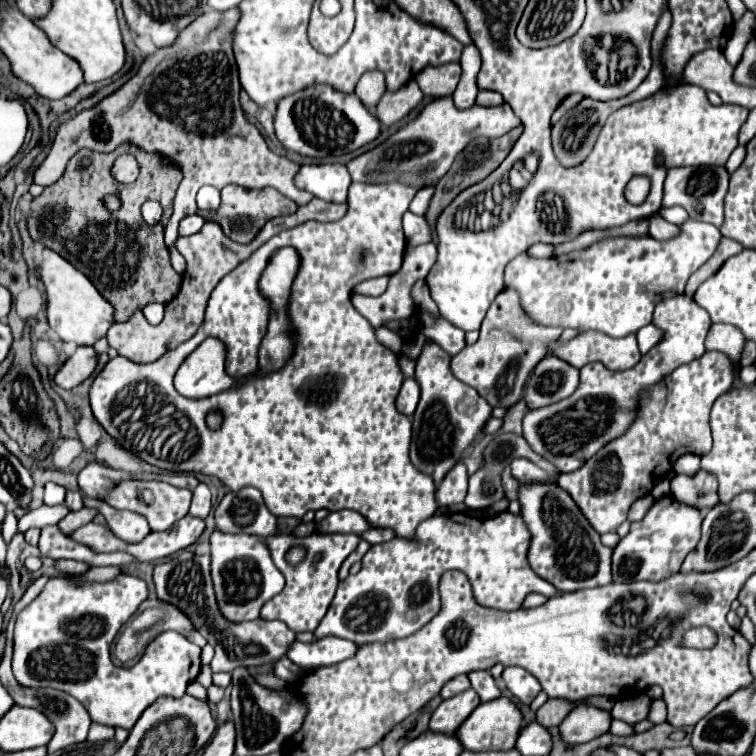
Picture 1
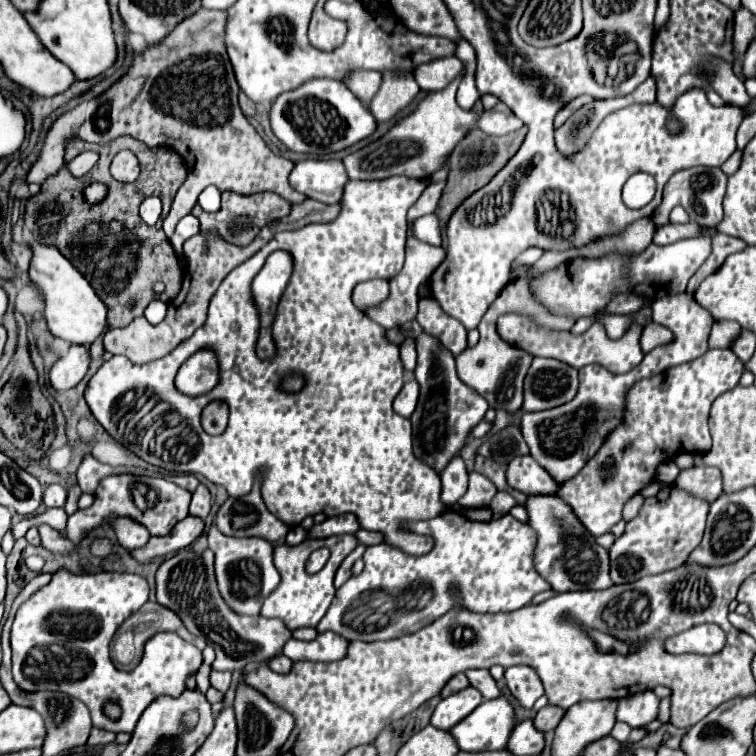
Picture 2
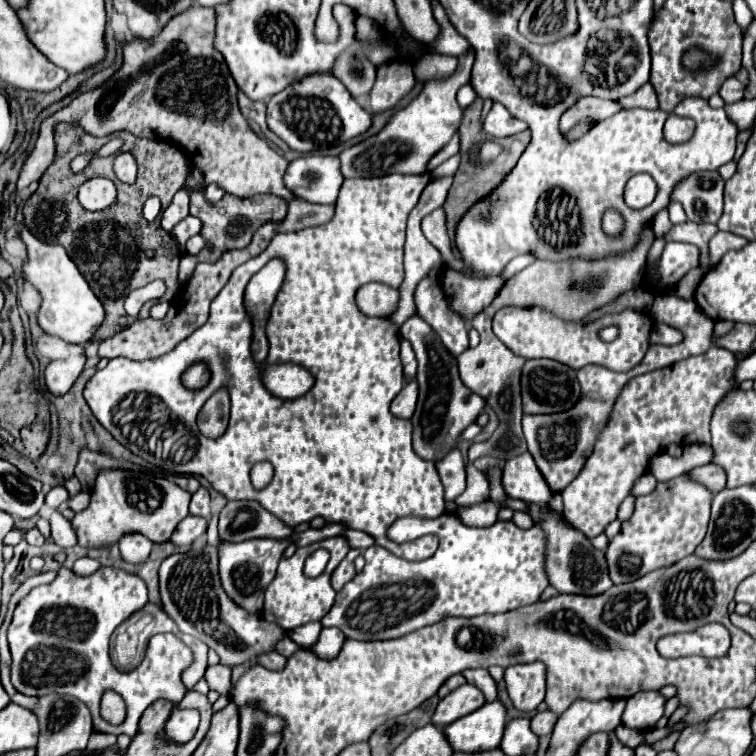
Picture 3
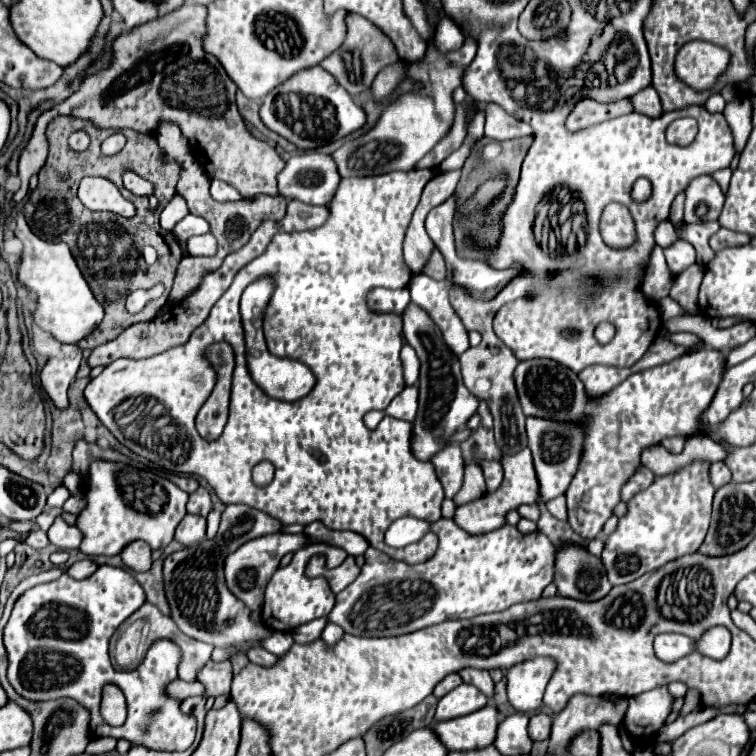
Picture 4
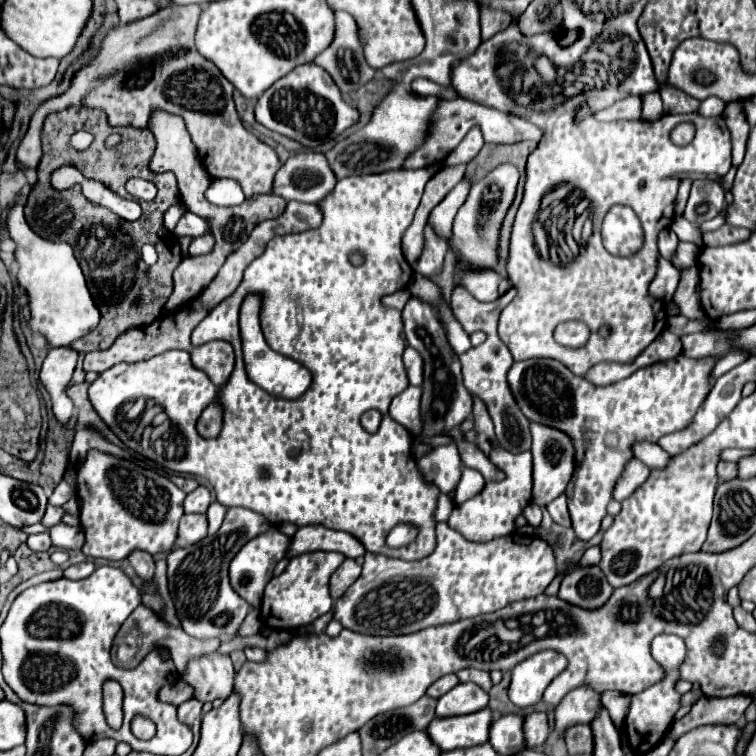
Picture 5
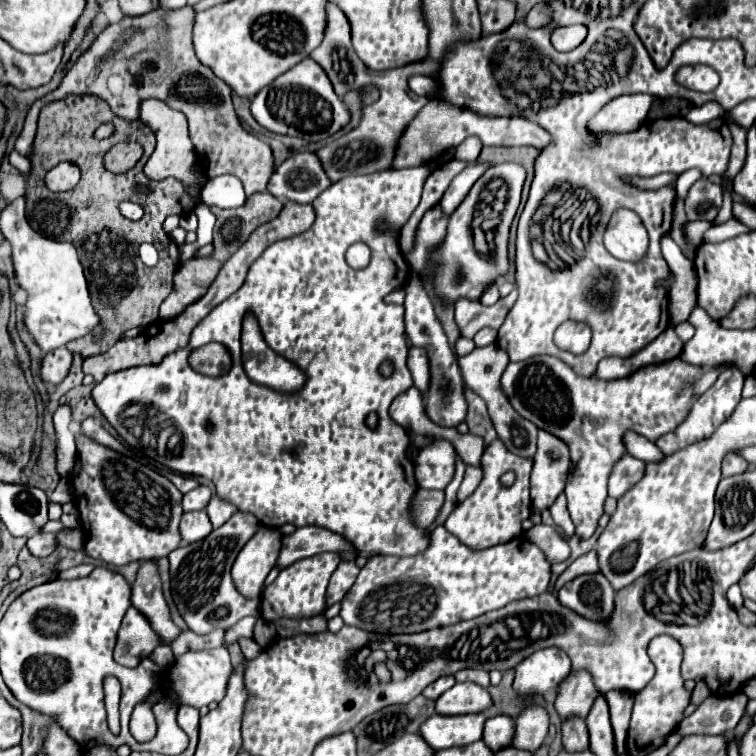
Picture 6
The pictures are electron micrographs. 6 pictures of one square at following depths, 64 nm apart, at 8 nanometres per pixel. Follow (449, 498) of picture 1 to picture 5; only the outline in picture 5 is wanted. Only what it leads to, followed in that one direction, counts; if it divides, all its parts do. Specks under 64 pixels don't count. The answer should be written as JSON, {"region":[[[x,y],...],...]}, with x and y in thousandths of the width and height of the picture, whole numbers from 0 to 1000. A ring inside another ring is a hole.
{"region":[[[603,587],[579,590],[553,608],[556,622],[574,638],[585,653],[595,653],[603,648],[611,630],[611,606]]]}

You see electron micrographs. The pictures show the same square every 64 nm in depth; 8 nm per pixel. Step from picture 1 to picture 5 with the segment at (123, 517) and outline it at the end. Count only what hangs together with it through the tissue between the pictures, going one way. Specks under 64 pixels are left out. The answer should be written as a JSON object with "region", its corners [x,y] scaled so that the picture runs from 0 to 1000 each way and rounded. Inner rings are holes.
{"region":[[[175,730],[175,735],[169,735],[169,743],[190,767],[198,767],[204,762],[204,741],[196,735],[196,730]]]}

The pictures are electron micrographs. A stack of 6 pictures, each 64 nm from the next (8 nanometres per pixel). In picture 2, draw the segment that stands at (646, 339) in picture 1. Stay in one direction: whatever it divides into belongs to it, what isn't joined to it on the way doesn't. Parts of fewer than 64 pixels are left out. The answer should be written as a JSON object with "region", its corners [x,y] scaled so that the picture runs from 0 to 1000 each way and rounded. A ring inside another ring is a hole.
{"region":[[[860,426],[852,431],[849,437],[849,444],[847,444],[847,458],[852,466],[868,460],[868,458],[876,458],[876,455],[884,455],[889,450],[889,439],[868,426]]]}

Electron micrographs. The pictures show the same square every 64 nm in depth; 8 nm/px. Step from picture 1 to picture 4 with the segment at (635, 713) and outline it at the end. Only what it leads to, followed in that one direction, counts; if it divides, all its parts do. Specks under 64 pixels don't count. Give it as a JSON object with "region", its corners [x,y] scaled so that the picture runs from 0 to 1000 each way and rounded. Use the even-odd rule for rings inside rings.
{"region":[[[881,907],[831,923],[833,934],[825,947],[825,963],[833,968],[833,974],[839,974],[844,987],[860,984],[862,974],[870,968],[870,963],[886,944],[889,926],[892,923],[884,918]]]}

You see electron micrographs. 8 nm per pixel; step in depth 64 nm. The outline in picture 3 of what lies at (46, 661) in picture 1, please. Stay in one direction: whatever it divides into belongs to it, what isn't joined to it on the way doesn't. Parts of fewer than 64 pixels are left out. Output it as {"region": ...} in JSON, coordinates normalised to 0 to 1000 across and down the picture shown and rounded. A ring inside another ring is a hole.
{"region":[[[79,751],[69,772],[45,778],[19,807],[11,831],[11,852],[16,862],[16,905],[34,921],[58,921],[66,915],[93,918],[108,926],[124,952],[127,968],[177,974],[188,942],[209,923],[238,929],[246,918],[241,889],[257,876],[257,862],[233,839],[206,839],[198,844],[193,870],[180,886],[159,889],[151,884],[143,857],[146,841],[159,823],[196,796],[193,770],[156,751],[132,751],[119,762],[103,762],[93,751]],[[108,825],[108,841],[93,854],[74,854],[82,831]],[[140,913],[151,913],[167,929],[167,952],[156,960],[143,958],[132,947],[132,923]]]}

